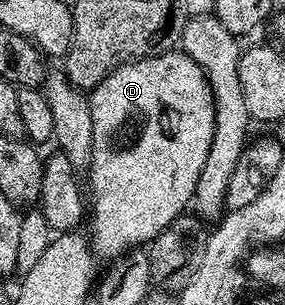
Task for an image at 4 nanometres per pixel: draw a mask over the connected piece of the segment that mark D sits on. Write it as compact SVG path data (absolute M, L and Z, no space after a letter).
M171 50L159 52L156 56L143 56L125 64L119 64L114 71L109 72L92 89L88 96L88 103L92 114L92 158L88 169L88 175L90 175L88 204L92 209L88 216L88 224L90 220L90 236L94 239L94 248L100 255L117 258L124 252L137 249L139 246L149 245L150 241L163 232L177 216L183 215L191 207L196 182L200 182L200 170L204 170L204 162L208 162L208 146L212 146L214 95L210 89L208 78L199 64L192 62L192 58L186 52Z

